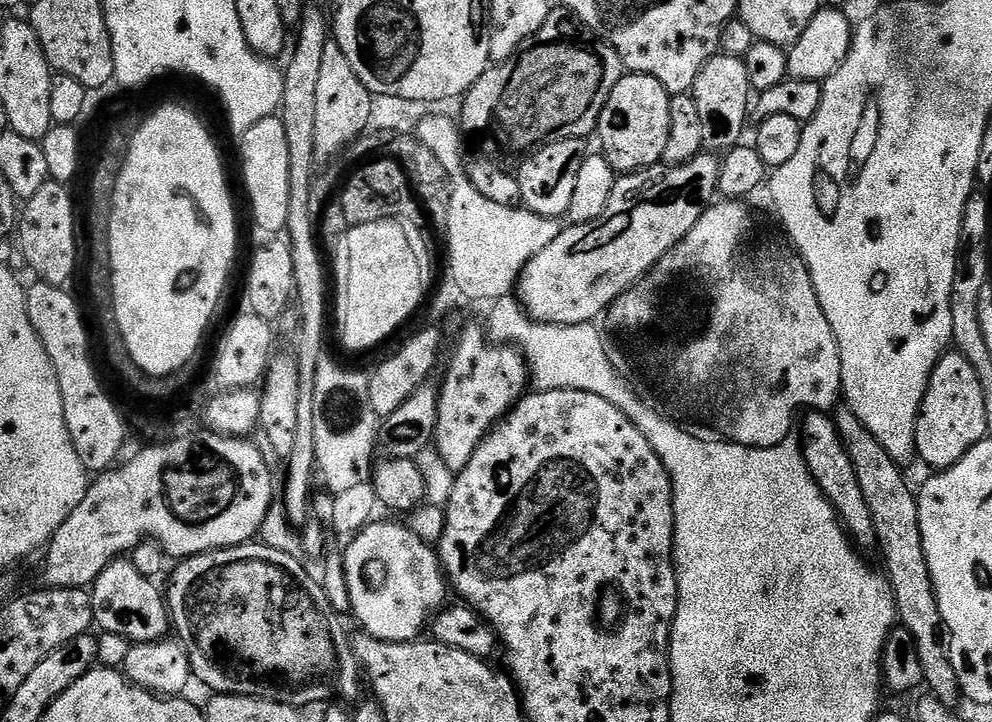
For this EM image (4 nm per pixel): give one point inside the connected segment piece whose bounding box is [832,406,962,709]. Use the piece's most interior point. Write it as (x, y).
(895, 508)

